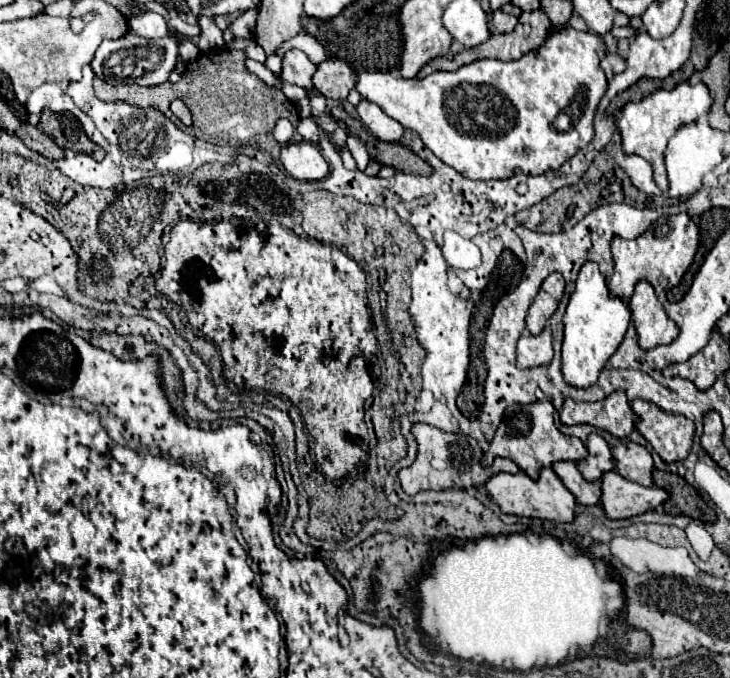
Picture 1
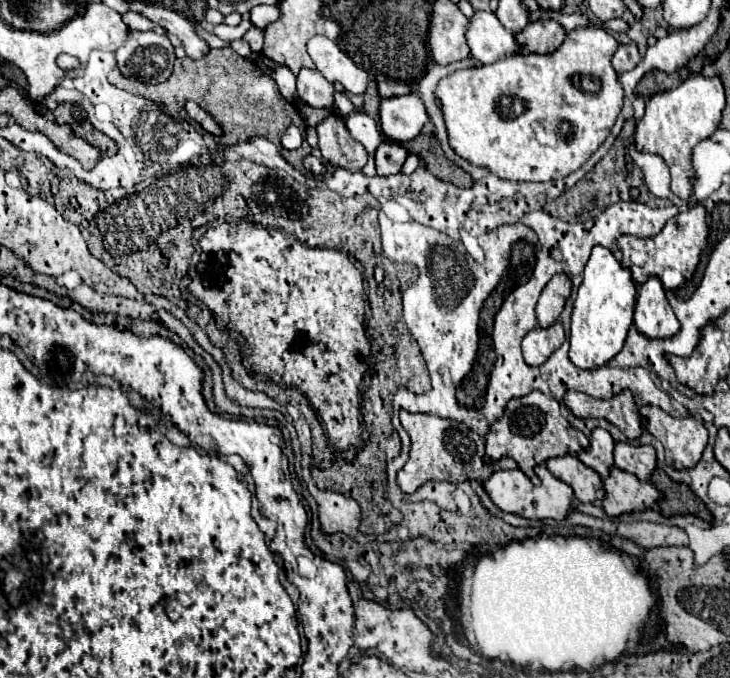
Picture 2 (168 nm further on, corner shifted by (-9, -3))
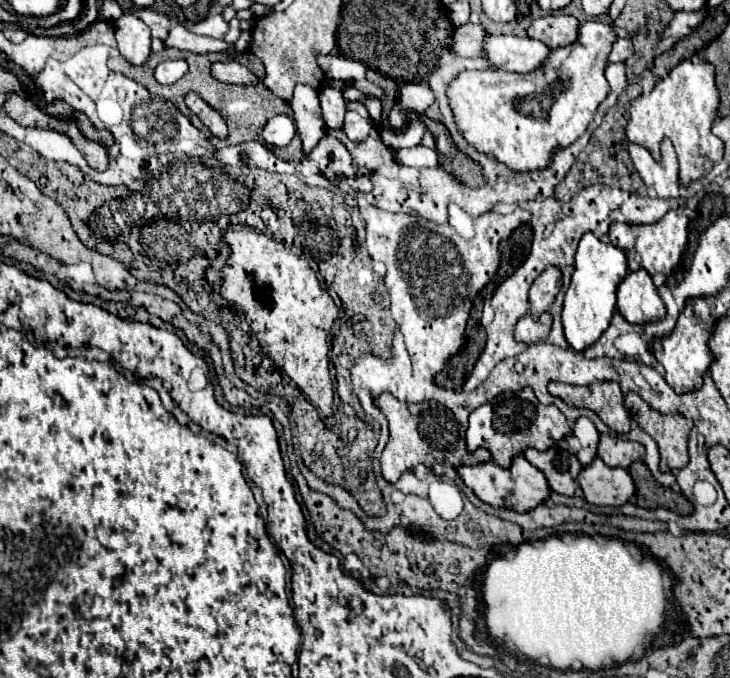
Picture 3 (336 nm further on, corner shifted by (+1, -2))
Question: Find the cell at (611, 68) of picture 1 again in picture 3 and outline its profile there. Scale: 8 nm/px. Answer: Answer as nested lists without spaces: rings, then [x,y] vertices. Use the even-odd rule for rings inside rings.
[[[618,38],[608,54],[608,62],[614,64],[614,62],[626,62],[630,56],[632,56],[632,40],[630,38]]]

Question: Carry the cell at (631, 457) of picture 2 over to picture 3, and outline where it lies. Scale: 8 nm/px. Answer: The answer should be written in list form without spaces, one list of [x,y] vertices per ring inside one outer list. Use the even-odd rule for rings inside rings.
[[[602,434],[598,456],[612,468],[628,468],[632,462],[644,456],[644,446],[630,440],[620,440],[614,434]]]

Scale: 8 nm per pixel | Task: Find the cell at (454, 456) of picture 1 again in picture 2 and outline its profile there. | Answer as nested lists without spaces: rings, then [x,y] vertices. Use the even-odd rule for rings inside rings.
[[[400,411],[400,423],[410,435],[410,457],[398,471],[398,487],[404,493],[414,493],[426,481],[486,481],[498,469],[516,469],[518,465],[510,457],[488,461],[484,453],[484,439],[454,419],[442,419],[430,413]]]

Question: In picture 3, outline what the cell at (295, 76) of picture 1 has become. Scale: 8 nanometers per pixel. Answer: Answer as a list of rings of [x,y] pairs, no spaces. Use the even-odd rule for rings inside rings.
[[[296,84],[290,106],[294,110],[296,130],[304,144],[304,154],[308,154],[326,132],[320,112],[320,90],[308,84]]]

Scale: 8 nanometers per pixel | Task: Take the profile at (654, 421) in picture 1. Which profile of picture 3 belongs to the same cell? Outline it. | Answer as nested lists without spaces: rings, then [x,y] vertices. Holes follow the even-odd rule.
[[[628,394],[624,404],[630,418],[656,440],[660,450],[660,470],[674,474],[684,468],[688,464],[688,434],[692,430],[692,420],[682,414],[660,414],[638,394]]]

